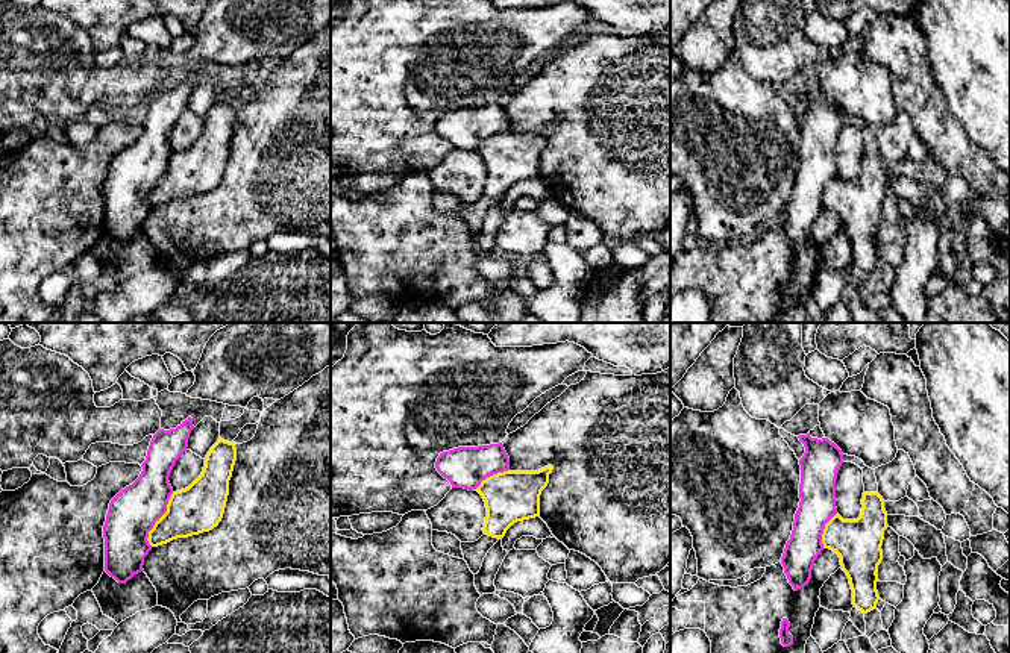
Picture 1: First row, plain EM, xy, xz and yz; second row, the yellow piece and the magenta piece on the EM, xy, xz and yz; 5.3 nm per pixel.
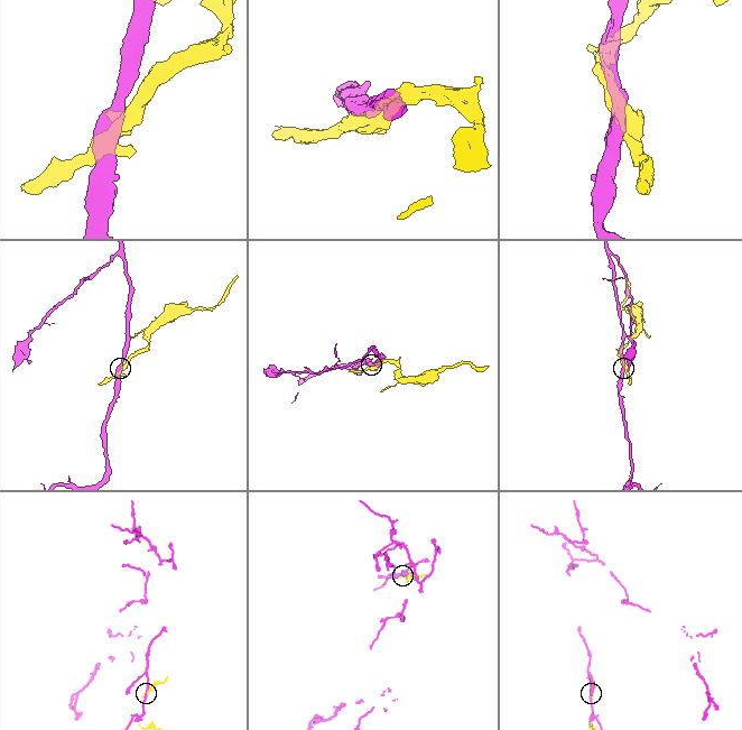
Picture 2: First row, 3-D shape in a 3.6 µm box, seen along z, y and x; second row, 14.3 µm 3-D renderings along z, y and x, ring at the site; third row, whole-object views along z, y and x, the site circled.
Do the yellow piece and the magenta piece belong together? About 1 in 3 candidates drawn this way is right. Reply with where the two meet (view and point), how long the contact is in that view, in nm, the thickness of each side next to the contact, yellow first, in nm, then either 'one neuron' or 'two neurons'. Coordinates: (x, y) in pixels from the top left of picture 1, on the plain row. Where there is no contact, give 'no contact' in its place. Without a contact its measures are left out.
xy (158, 181) | 320 nm | 260/260 nm | two neurons

